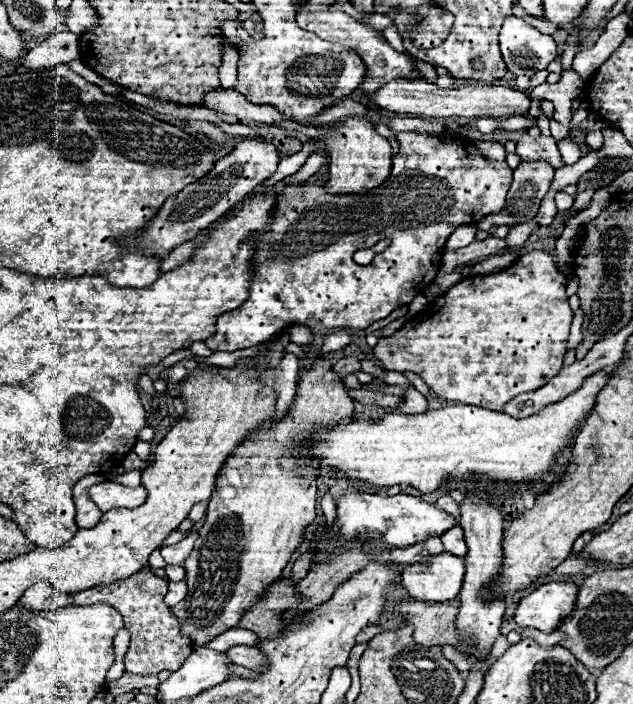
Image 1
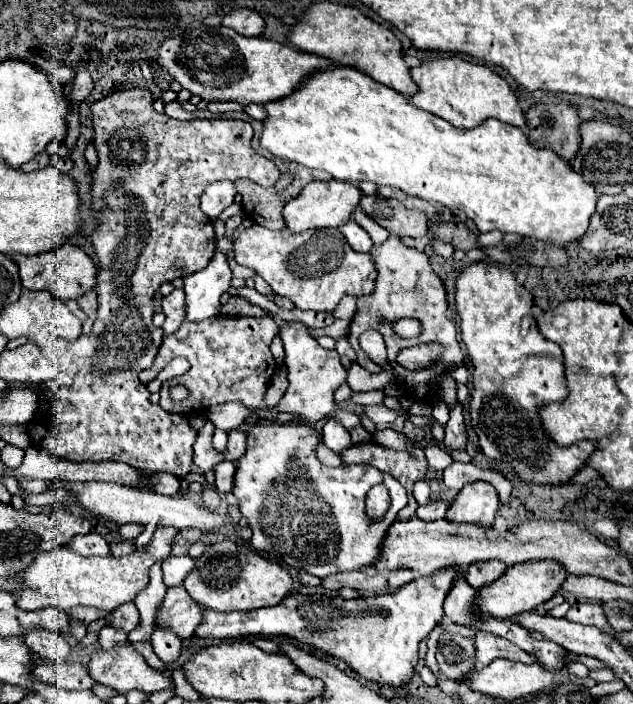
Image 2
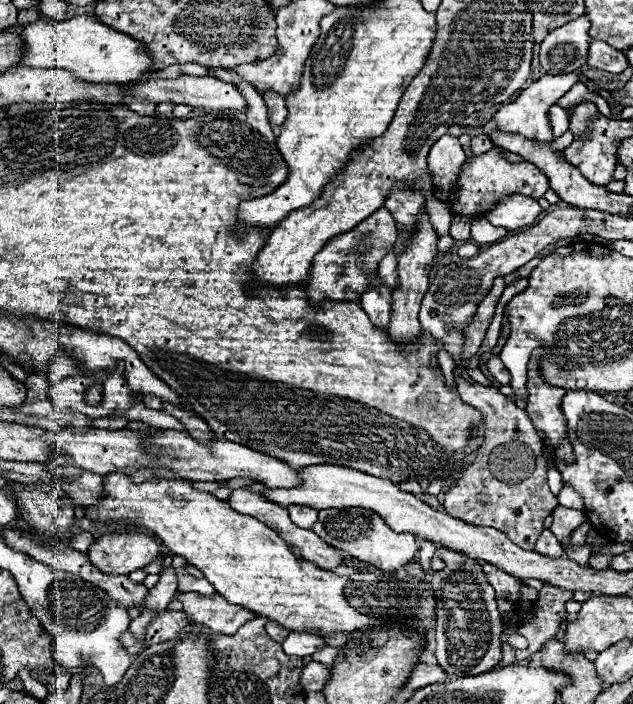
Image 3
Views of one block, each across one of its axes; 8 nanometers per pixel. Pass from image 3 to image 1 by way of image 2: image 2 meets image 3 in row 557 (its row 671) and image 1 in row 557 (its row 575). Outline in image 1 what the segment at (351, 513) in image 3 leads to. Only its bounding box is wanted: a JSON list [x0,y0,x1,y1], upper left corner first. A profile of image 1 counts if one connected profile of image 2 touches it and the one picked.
[402,552,464,602]

